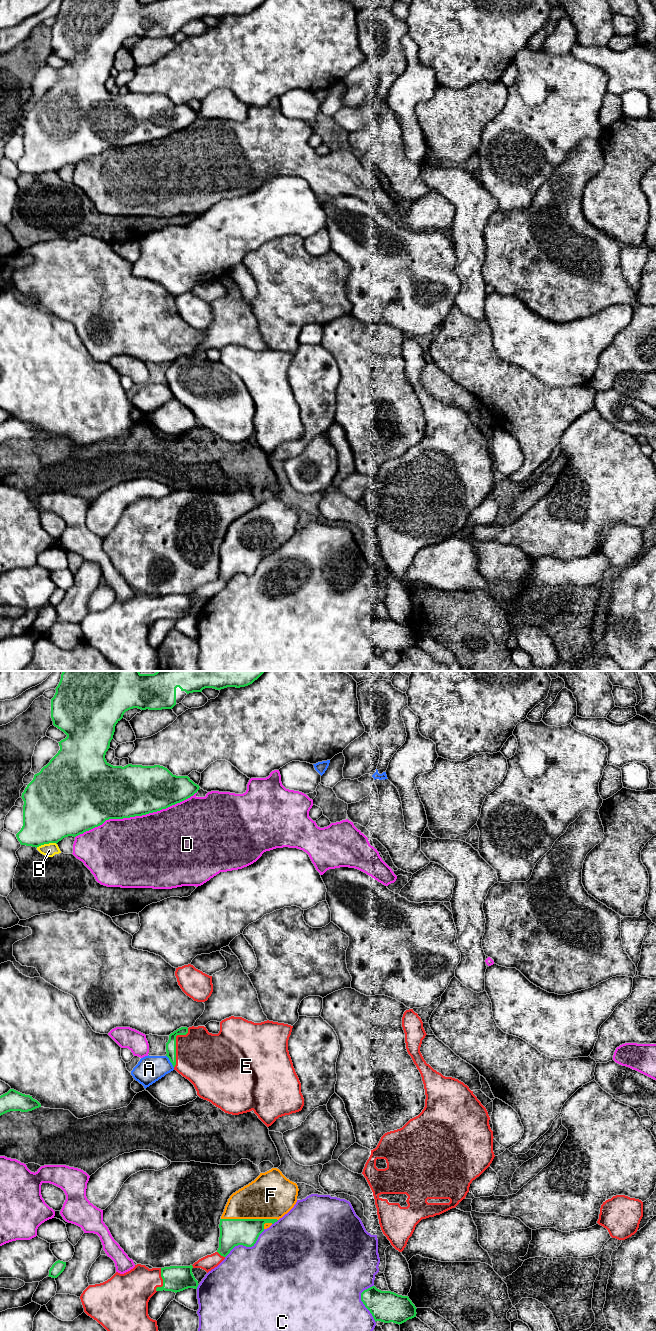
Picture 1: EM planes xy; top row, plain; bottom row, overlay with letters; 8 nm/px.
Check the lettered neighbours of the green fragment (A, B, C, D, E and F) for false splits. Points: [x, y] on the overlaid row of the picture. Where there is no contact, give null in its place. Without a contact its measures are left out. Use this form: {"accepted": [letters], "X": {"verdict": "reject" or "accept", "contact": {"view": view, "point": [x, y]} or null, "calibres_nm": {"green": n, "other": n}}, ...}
{"accepted": [], "A": {"verdict": "reject", "contact": {"view": "xy", "point": [170, 1061]}, "calibres_nm": {"green": 80, "other": 220}}, "B": {"verdict": "reject", "contact": {"view": "xy", "point": [46, 843]}, "calibres_nm": {"green": 440, "other": 110}}, "C": {"verdict": "reject", "contact": {"view": "xy", "point": [246, 1246]}, "calibres_nm": {"green": 220, "other": 500}}, "D": {"verdict": "reject", "contact": {"view": "xy", "point": [136, 815]}, "calibres_nm": {"green": 440, "other": 480}}, "E": {"verdict": "reject", "contact": {"view": "xy", "point": [175, 1044]}, "calibres_nm": {"green": 80, "other": 420}}, "F": {"verdict": "reject", "contact": {"view": "xy", "point": [249, 1219]}, "calibres_nm": {"green": 220, "other": 360}}}

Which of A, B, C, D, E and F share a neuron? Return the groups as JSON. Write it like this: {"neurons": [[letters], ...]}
{"neurons": [["A"], ["B"], ["C"], ["D", "F"], ["E"]]}

